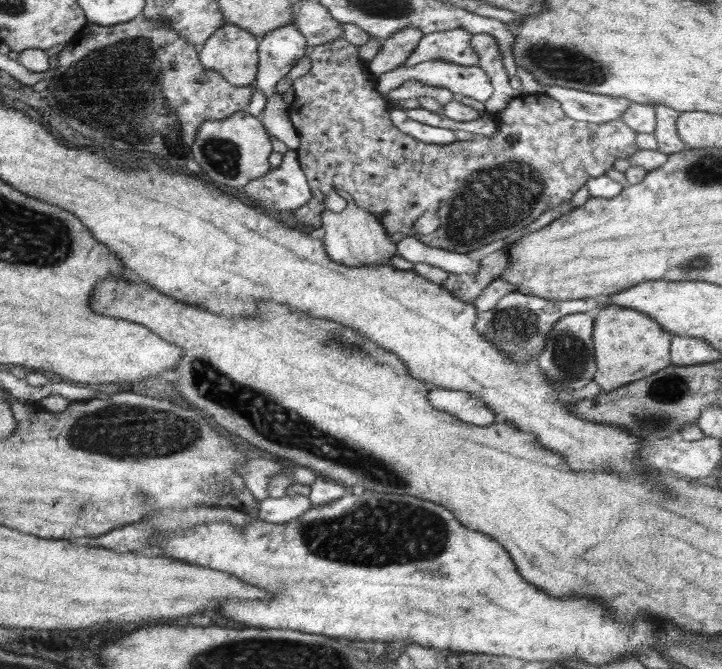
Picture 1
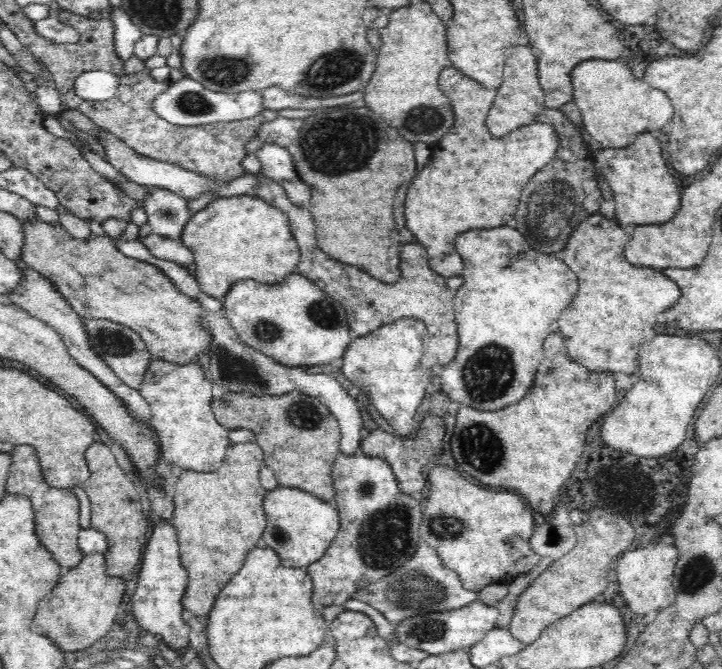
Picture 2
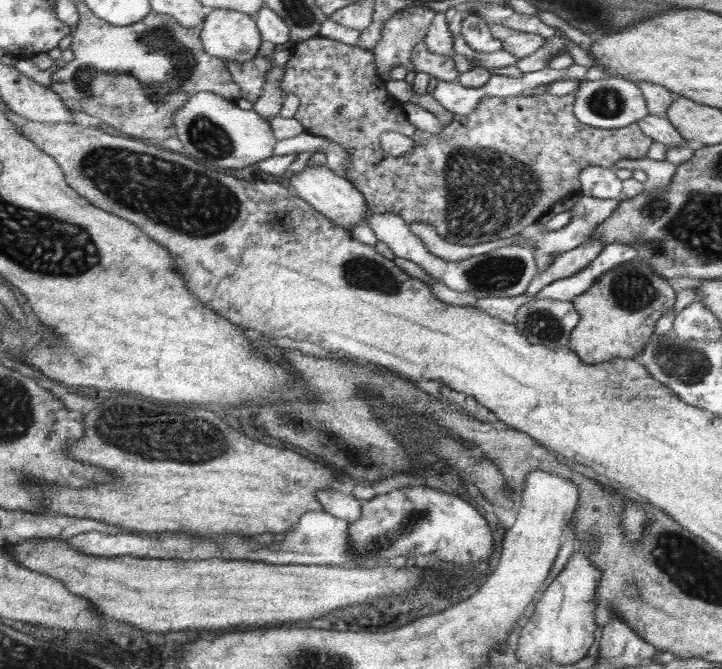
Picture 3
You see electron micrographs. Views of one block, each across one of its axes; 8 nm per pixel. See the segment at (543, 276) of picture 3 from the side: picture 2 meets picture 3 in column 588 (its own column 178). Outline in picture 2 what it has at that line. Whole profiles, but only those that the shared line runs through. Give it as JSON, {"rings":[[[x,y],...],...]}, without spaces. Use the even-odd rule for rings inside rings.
{"rings":[[[154,232],[146,236],[146,238],[140,236],[137,238],[148,247],[148,252],[154,257],[180,263],[180,265],[188,267],[190,273],[195,274],[197,269],[195,258],[192,251],[184,246],[181,239],[162,236]]]}

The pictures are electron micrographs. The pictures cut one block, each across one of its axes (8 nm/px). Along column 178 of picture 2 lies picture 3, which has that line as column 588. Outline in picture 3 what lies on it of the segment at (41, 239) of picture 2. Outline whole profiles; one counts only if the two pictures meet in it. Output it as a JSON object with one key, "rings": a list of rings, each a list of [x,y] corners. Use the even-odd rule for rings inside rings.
{"rings":[[[636,256],[603,274],[584,294],[573,298],[579,323],[570,334],[569,348],[588,364],[602,364],[614,357],[637,358],[655,332],[656,322],[673,308],[676,299],[676,287]]]}

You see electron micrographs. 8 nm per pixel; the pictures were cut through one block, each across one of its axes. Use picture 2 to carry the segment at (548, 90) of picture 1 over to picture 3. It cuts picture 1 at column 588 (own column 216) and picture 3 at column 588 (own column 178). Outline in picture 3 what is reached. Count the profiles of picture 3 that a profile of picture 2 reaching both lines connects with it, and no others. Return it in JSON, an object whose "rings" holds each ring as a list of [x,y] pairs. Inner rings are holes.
{"rings":[[[608,77],[596,81],[580,81],[575,91],[573,113],[579,122],[593,128],[620,129],[638,123],[649,115],[646,100],[636,83],[620,77]]]}

